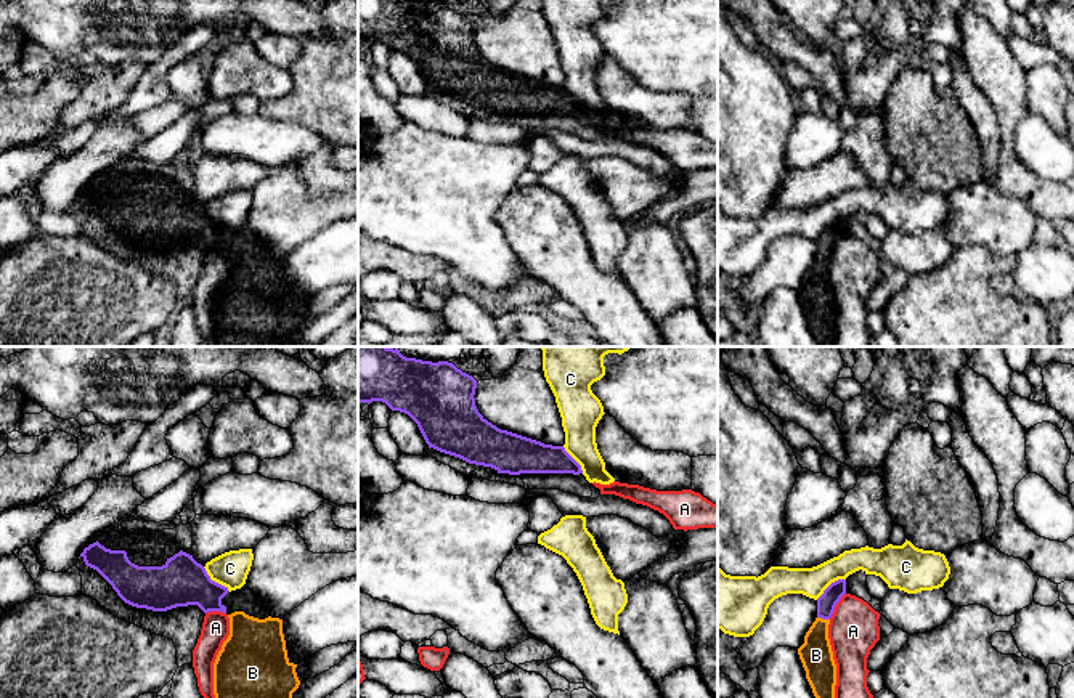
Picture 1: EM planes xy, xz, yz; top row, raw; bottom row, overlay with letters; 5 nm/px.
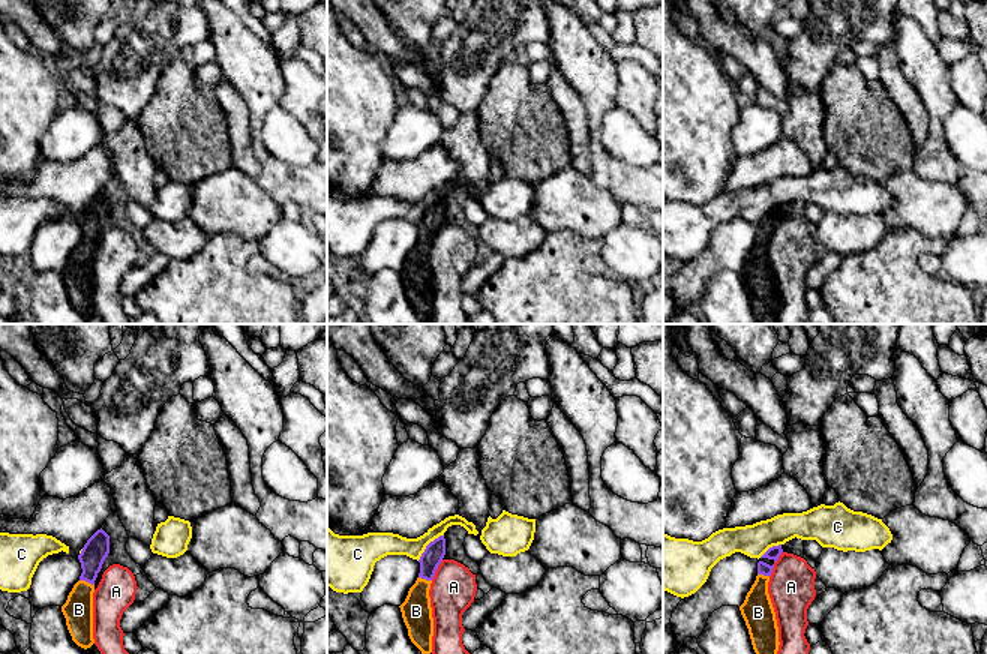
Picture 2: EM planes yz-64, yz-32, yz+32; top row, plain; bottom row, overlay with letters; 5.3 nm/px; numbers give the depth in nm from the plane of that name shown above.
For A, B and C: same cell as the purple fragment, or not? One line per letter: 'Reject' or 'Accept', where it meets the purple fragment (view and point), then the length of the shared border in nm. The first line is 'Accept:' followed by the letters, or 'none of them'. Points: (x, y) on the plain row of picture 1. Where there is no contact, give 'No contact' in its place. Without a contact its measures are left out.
Accept: B
A: Reject. Touches purple at yz (835, 246). Shared border 160 nm
B: Accept. Touches purple at yz (824, 259). Shared border 70 nm
C: Reject. Touches purple at xy (214, 222). Shared border 190 nm

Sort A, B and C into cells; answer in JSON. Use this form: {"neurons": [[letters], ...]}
{"neurons": [["A"], ["B"], ["C"]]}

